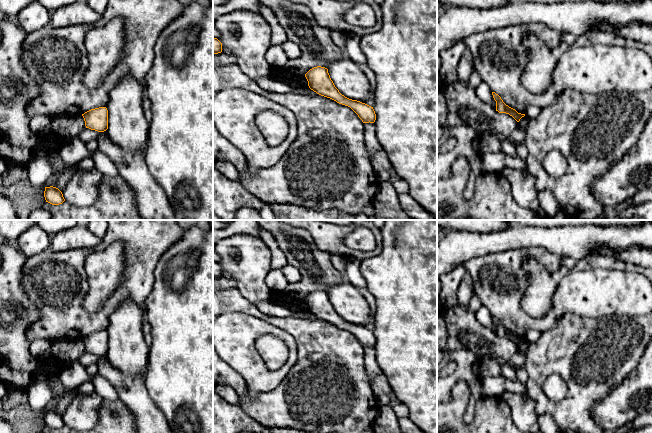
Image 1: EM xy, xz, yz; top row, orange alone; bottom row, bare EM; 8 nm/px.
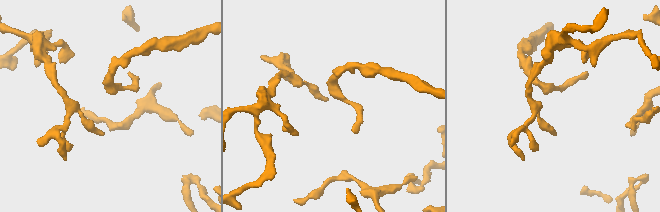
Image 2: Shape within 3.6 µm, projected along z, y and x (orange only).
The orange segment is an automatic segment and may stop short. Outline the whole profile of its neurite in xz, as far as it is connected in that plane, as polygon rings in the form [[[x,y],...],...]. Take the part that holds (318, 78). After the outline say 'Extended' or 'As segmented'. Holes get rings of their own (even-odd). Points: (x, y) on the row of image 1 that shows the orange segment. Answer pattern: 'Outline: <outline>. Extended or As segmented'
Outline: [[[321,66],[314,67],[305,74],[305,77],[309,88],[317,94],[350,107],[363,123],[375,122],[376,114],[373,107],[342,95],[331,80],[327,68]]]. As segmented

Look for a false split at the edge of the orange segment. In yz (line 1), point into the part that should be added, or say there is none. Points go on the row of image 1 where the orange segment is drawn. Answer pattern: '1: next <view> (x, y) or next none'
1: next none

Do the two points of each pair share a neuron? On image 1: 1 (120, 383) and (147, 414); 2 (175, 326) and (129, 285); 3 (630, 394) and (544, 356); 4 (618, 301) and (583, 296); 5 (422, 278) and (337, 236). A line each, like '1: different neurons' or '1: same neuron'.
1: same neuron
2: different neurons
3: different neurons
4: same neuron
5: different neurons

